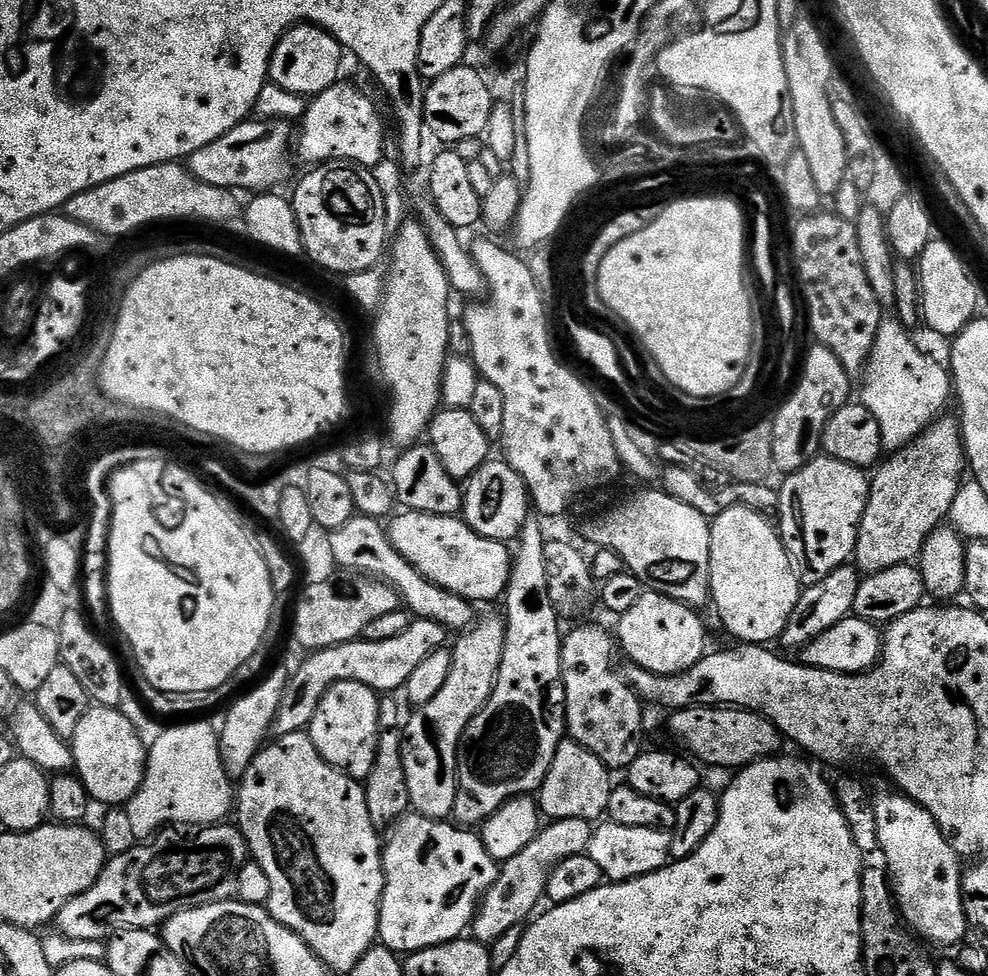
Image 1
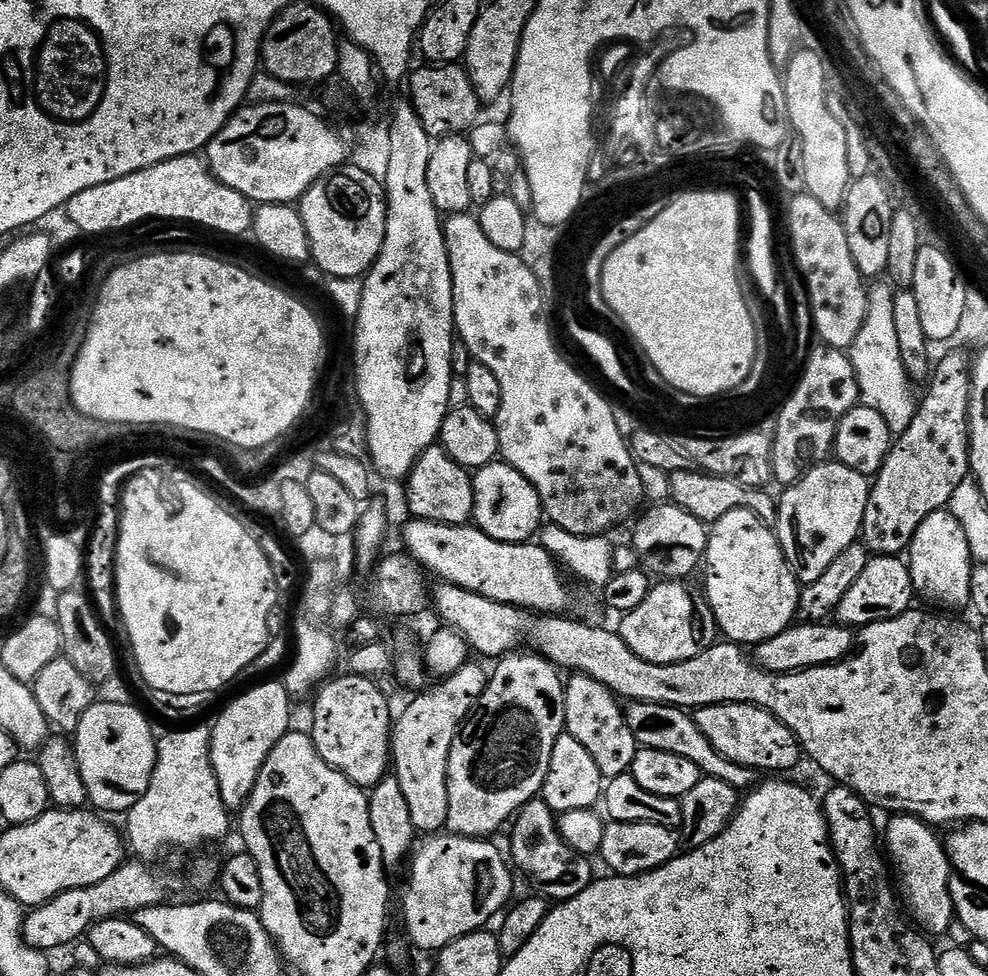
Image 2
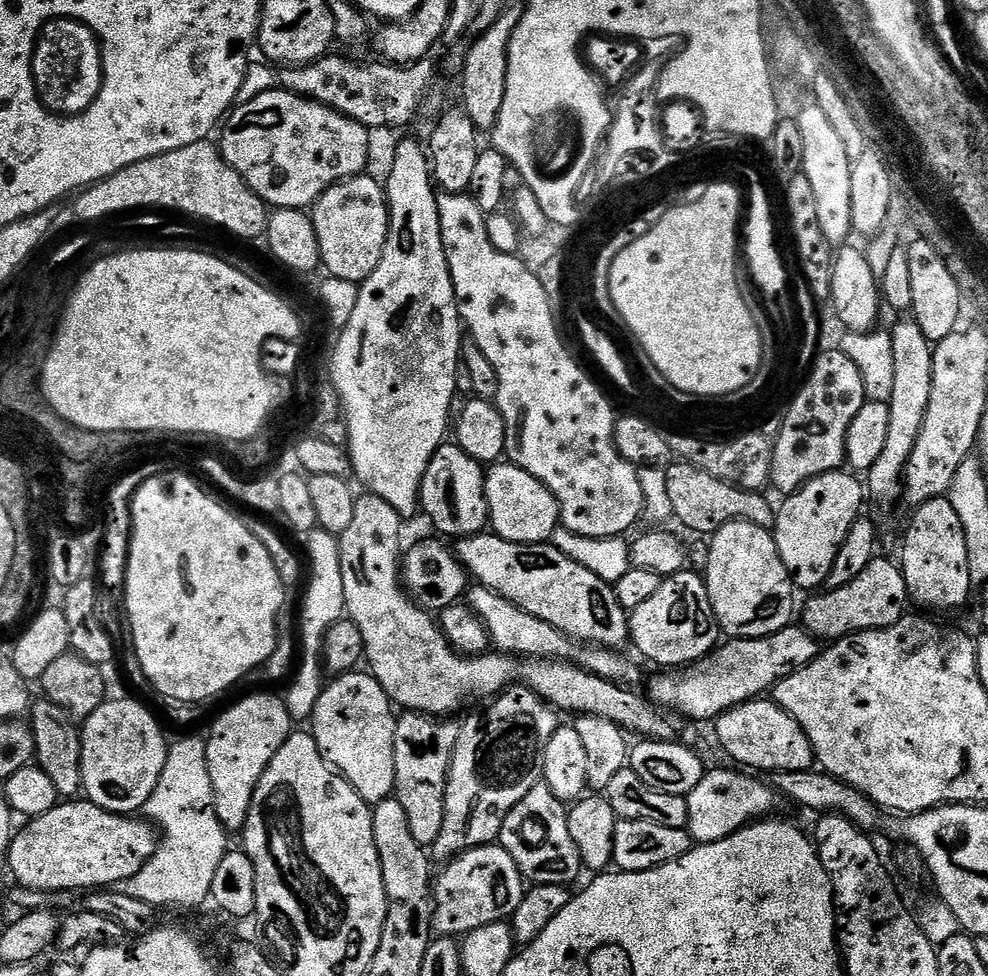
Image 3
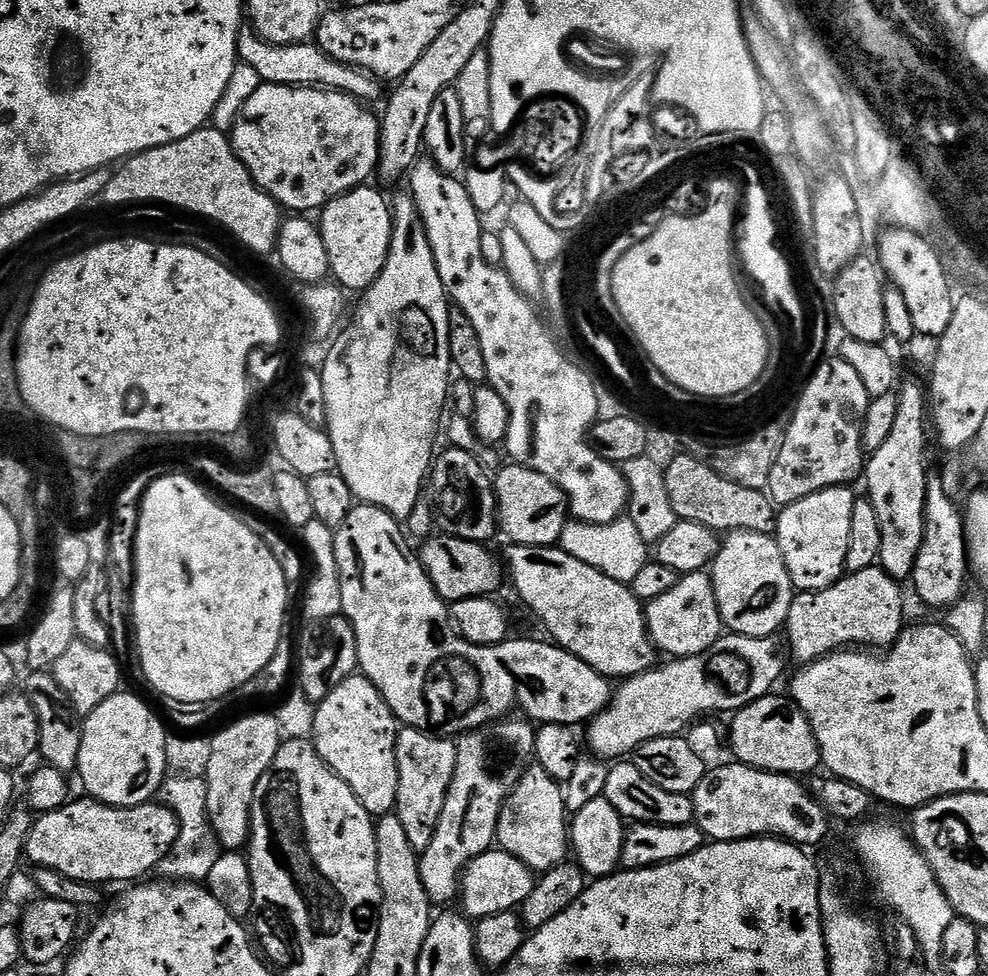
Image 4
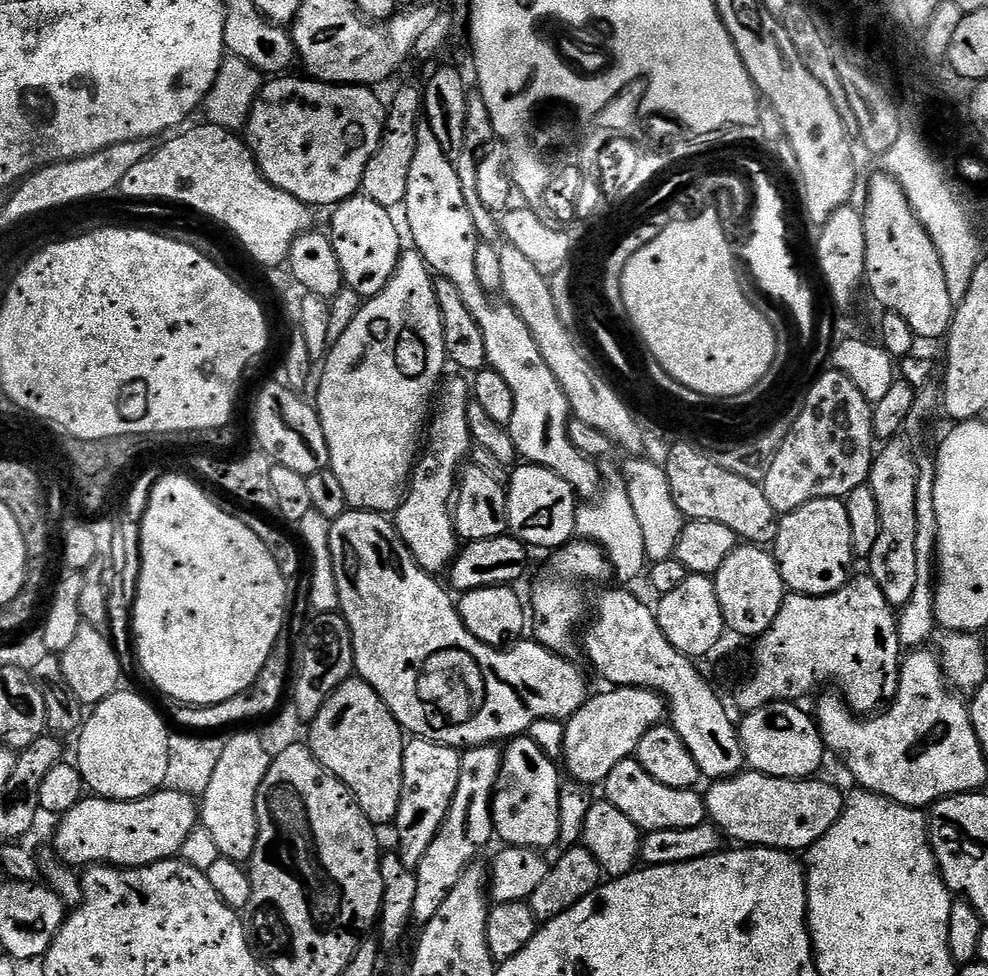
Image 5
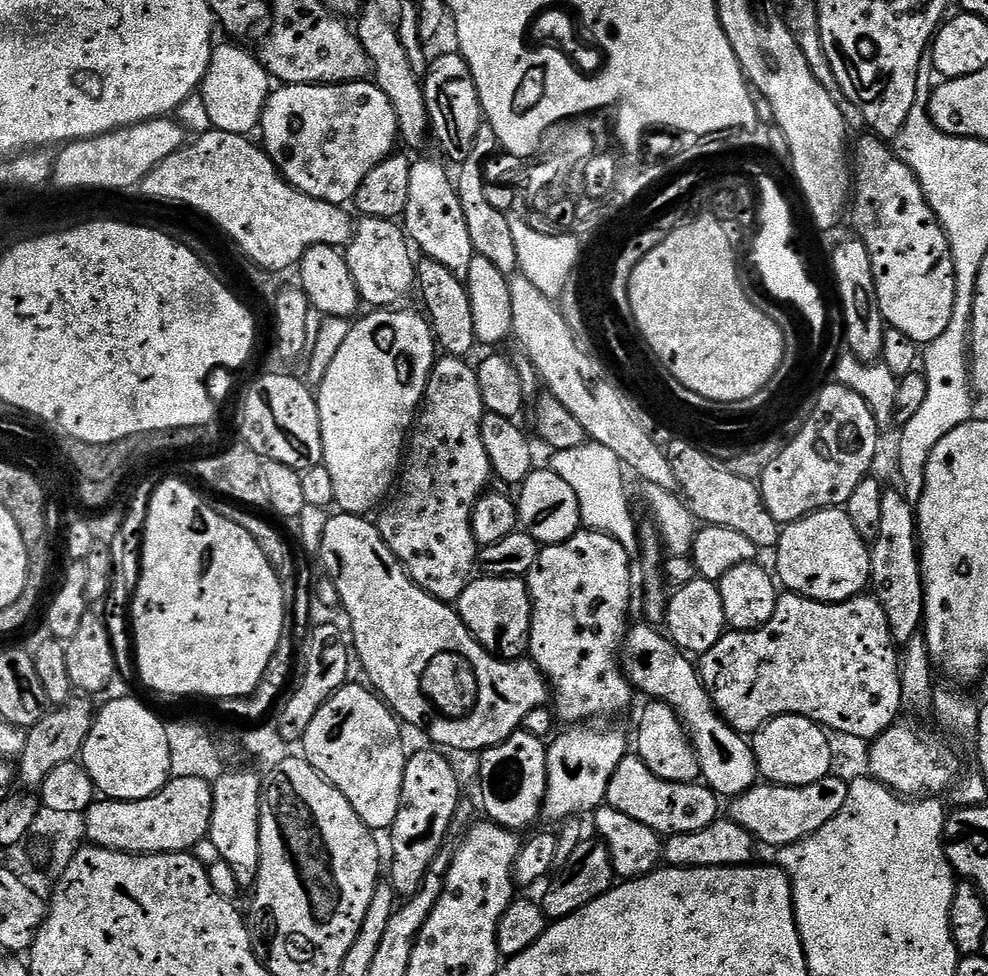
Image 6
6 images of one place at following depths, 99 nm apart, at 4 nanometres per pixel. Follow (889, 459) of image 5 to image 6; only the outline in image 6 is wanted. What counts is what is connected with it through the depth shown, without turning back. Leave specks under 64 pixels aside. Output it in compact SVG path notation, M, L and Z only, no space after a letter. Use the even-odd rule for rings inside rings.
M886 490L882 494L882 522L878 522L875 540L871 541L872 579L871 591L886 614L890 634L897 645L904 646L910 642L921 629L924 622L924 575L920 573L920 550L918 547L918 529L913 505L908 503L903 491Z

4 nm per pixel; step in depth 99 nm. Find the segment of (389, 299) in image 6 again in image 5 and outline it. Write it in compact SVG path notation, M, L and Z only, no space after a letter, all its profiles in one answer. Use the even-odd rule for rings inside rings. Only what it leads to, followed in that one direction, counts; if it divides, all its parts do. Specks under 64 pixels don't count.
M357 194L348 200L343 200L340 204L335 205L331 212L332 229L330 229L330 235L334 254L338 254L338 266L342 270L342 278L346 287L354 290L354 294L358 294L361 298L377 296L386 286L386 282L390 282L390 278L394 278L394 270L400 261L402 251L402 245L400 245L401 225L400 228L396 225L396 220L392 217L395 215L389 209L378 206L378 202L374 202L369 196L363 194Z

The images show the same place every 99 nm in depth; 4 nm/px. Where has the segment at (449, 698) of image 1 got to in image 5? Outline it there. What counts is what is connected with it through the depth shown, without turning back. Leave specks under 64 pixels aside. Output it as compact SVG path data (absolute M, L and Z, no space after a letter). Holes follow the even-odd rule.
M412 738L405 743L402 758L402 794L394 821L402 866L415 870L418 862L422 862L422 854L426 854L430 842L434 842L434 834L438 834L450 810L454 790L458 790L460 757L461 753L457 749L438 742Z

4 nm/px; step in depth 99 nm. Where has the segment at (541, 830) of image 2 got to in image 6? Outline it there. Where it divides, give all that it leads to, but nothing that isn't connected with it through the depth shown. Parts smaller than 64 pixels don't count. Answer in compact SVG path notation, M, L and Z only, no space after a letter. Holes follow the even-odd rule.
M517 730L513 736L503 740L498 746L479 753L480 760L480 800L489 821L503 828L521 830L528 828L542 816L544 795L546 794L546 758L548 749L545 741L538 736Z

